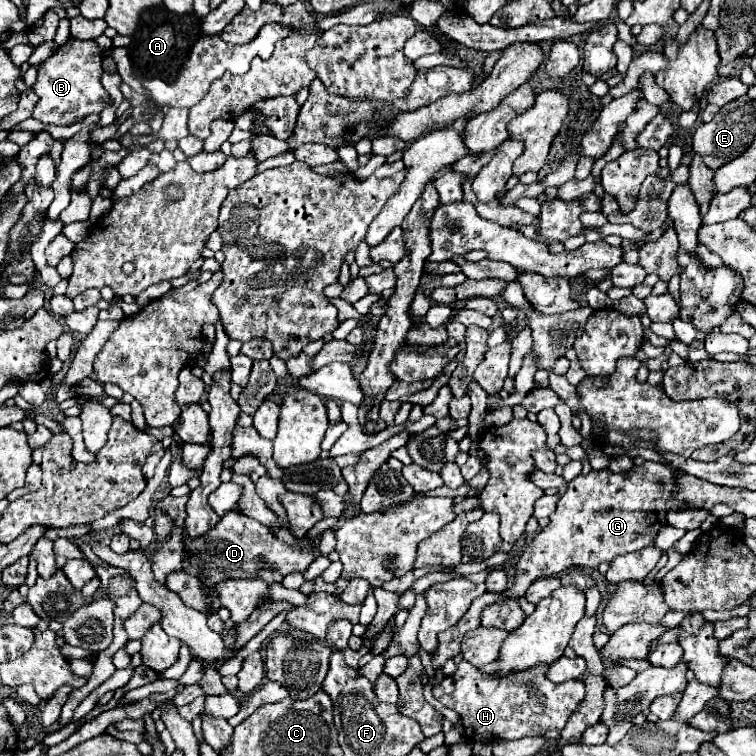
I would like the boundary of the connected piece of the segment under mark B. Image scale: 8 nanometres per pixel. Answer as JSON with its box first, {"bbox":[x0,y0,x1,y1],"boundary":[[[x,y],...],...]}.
{"bbox":[32,37,110,125],"boundary":[[[70,37],[64,45],[60,45],[52,57],[38,65],[38,81],[32,89],[40,99],[32,113],[34,119],[42,123],[70,125],[90,113],[100,115],[110,103],[110,95],[100,83],[100,77],[104,75],[102,59],[104,51],[98,47],[96,39]]]}

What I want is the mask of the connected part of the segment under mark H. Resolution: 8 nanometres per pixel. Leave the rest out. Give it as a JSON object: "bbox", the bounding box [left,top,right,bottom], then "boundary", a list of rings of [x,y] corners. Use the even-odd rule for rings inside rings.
{"bbox":[432,661,584,741],"boundary":[[[460,661],[454,675],[444,677],[432,687],[434,697],[448,709],[460,715],[464,735],[470,741],[494,741],[494,739],[522,739],[540,737],[552,729],[564,729],[568,717],[576,705],[584,699],[584,683],[580,679],[552,683],[546,677],[548,665],[536,665],[526,671],[508,673],[504,677],[482,673],[470,661]]]}

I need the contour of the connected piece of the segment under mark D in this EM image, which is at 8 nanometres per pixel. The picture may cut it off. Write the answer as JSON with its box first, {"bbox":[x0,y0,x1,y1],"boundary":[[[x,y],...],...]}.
{"bbox":[182,511,314,585],"boundary":[[[228,511],[216,527],[208,531],[208,535],[190,537],[182,533],[182,567],[186,573],[194,577],[202,577],[206,583],[218,585],[226,579],[256,579],[258,571],[270,567],[280,575],[288,575],[292,571],[306,571],[308,565],[314,561],[312,549],[292,549],[278,541],[264,525],[252,521],[244,513]]]}

